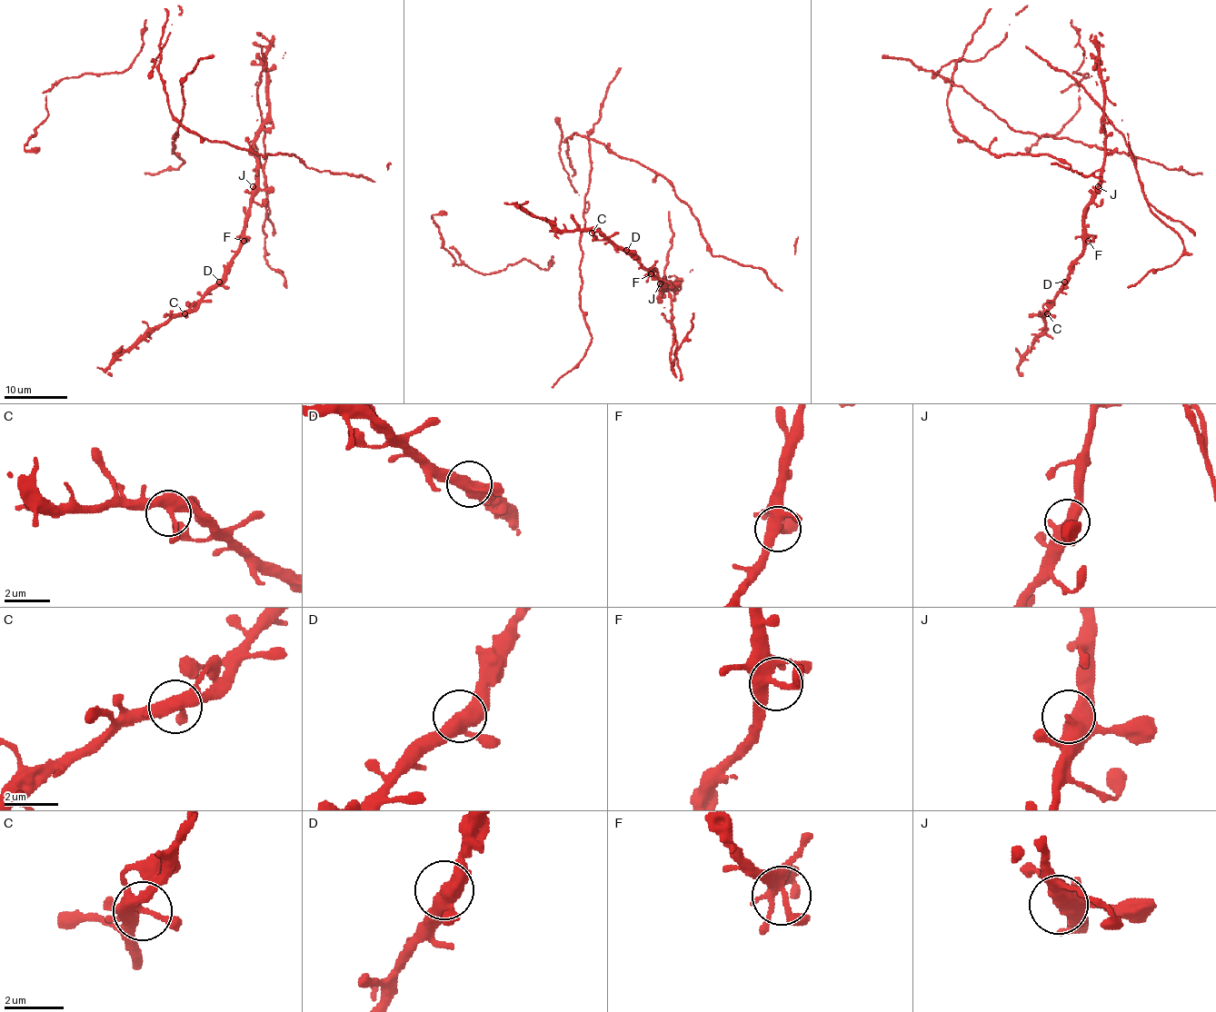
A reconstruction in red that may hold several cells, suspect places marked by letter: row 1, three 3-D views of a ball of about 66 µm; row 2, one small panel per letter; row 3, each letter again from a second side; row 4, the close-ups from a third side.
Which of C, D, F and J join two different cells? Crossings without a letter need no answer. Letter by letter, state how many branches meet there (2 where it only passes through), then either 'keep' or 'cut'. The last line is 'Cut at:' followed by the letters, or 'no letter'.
C: 3 | keep
D: 3 | keep
F: 3 | keep
J: 3 | keep
Cut at: no letter

